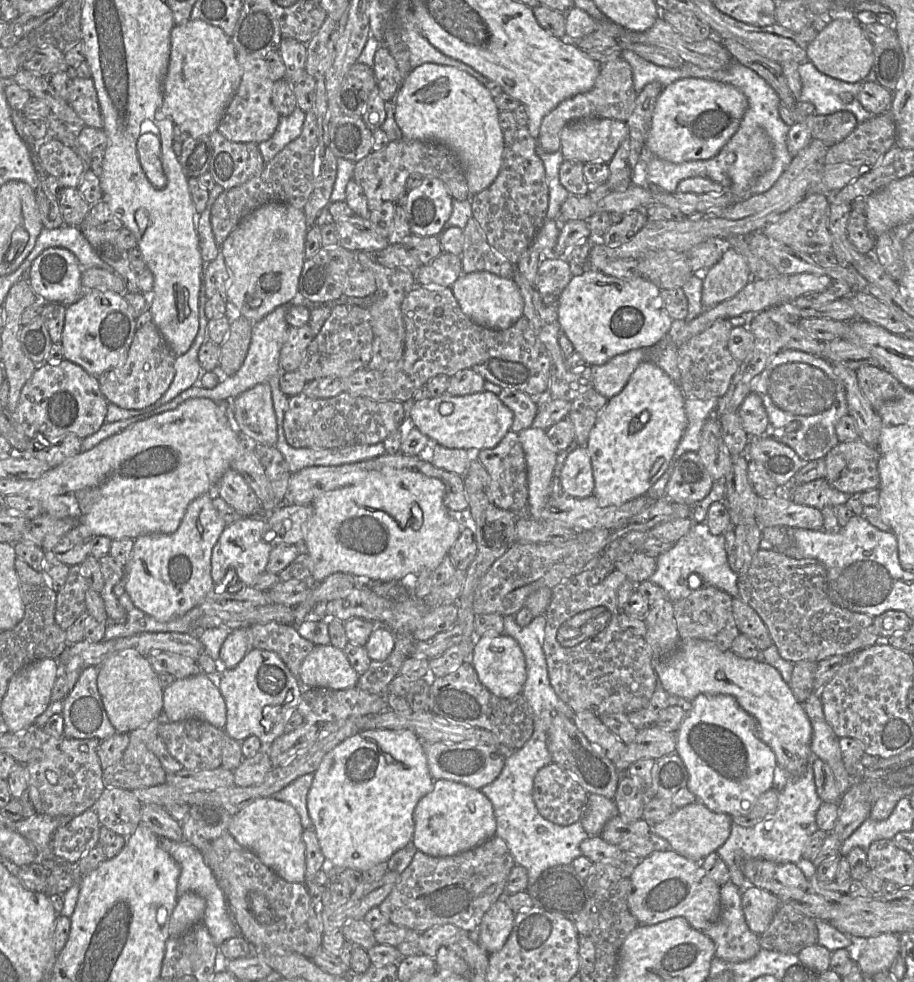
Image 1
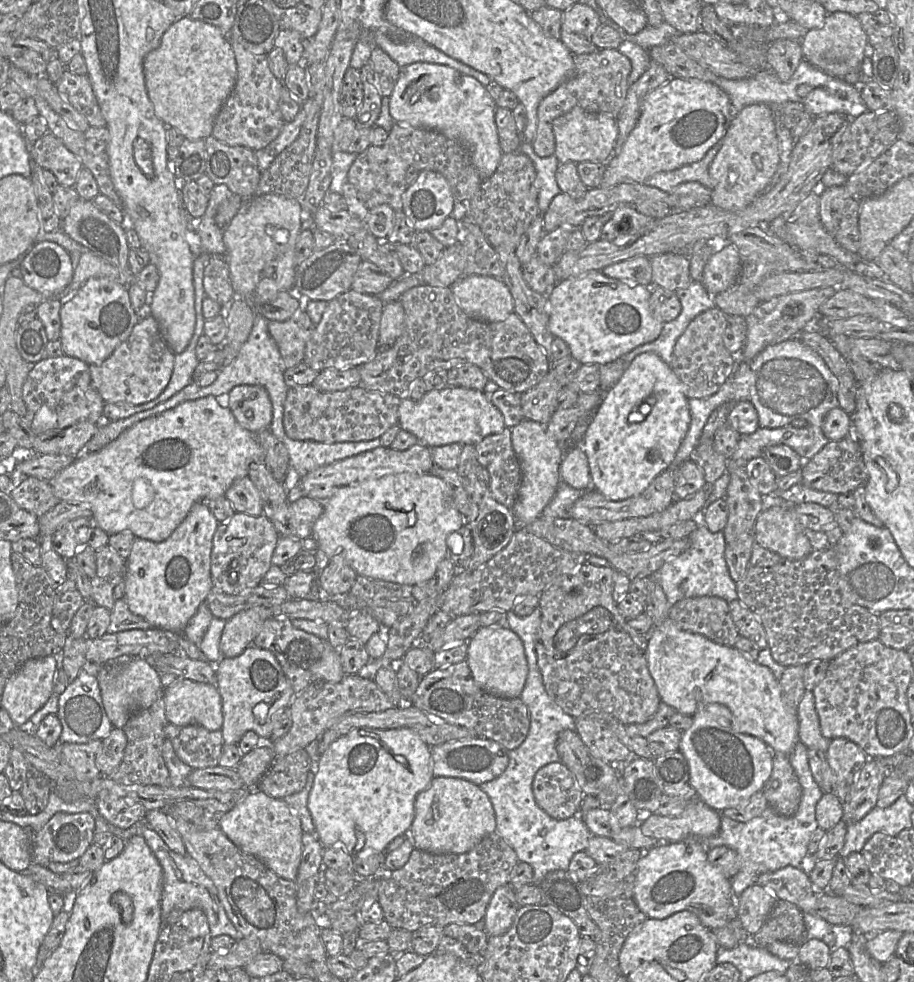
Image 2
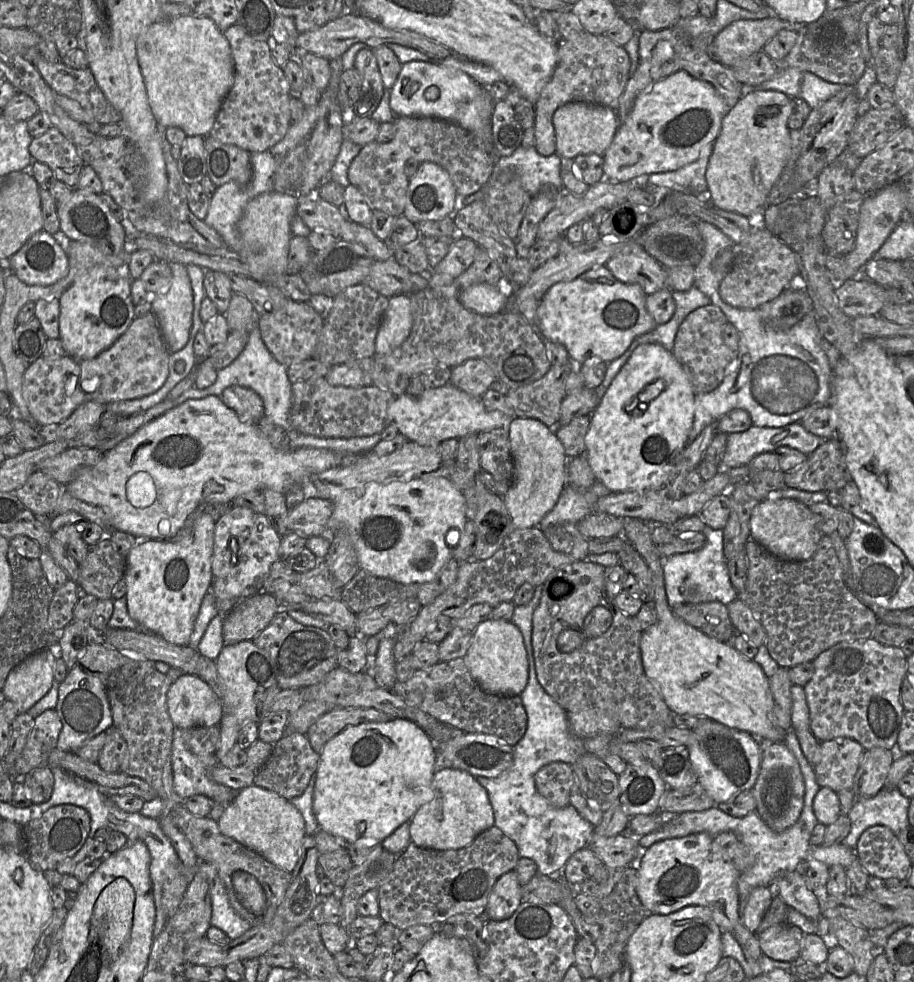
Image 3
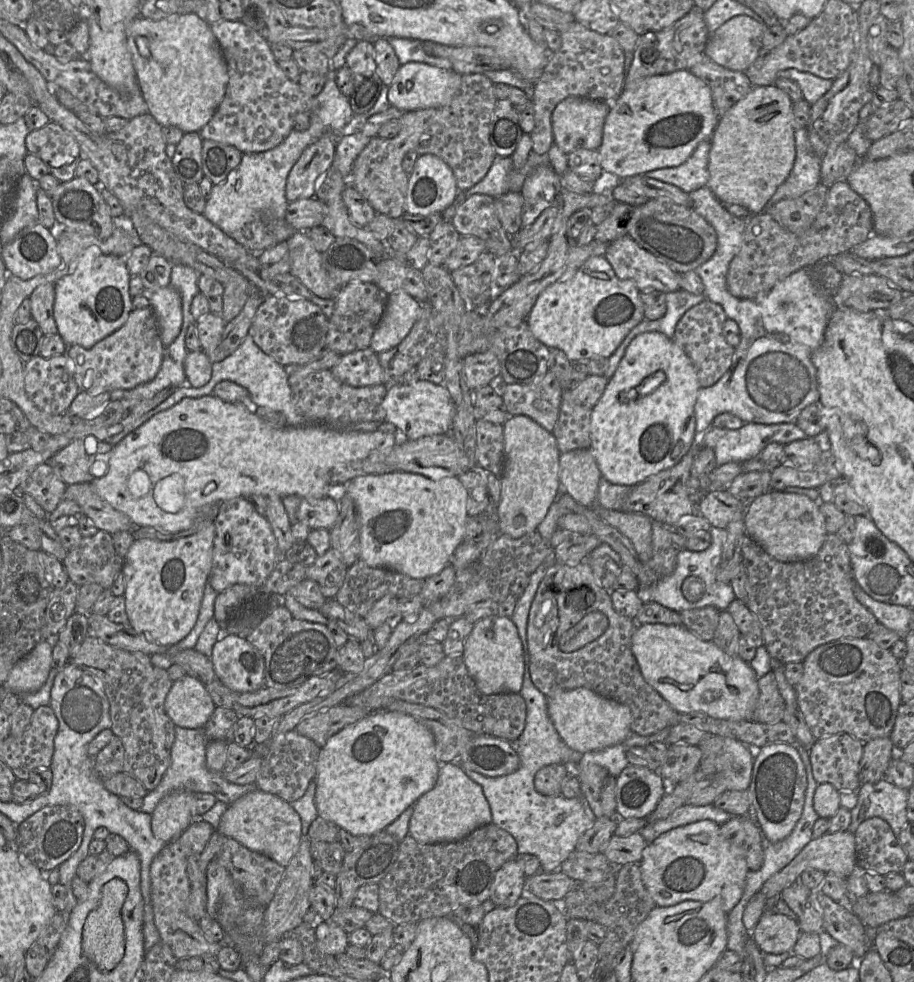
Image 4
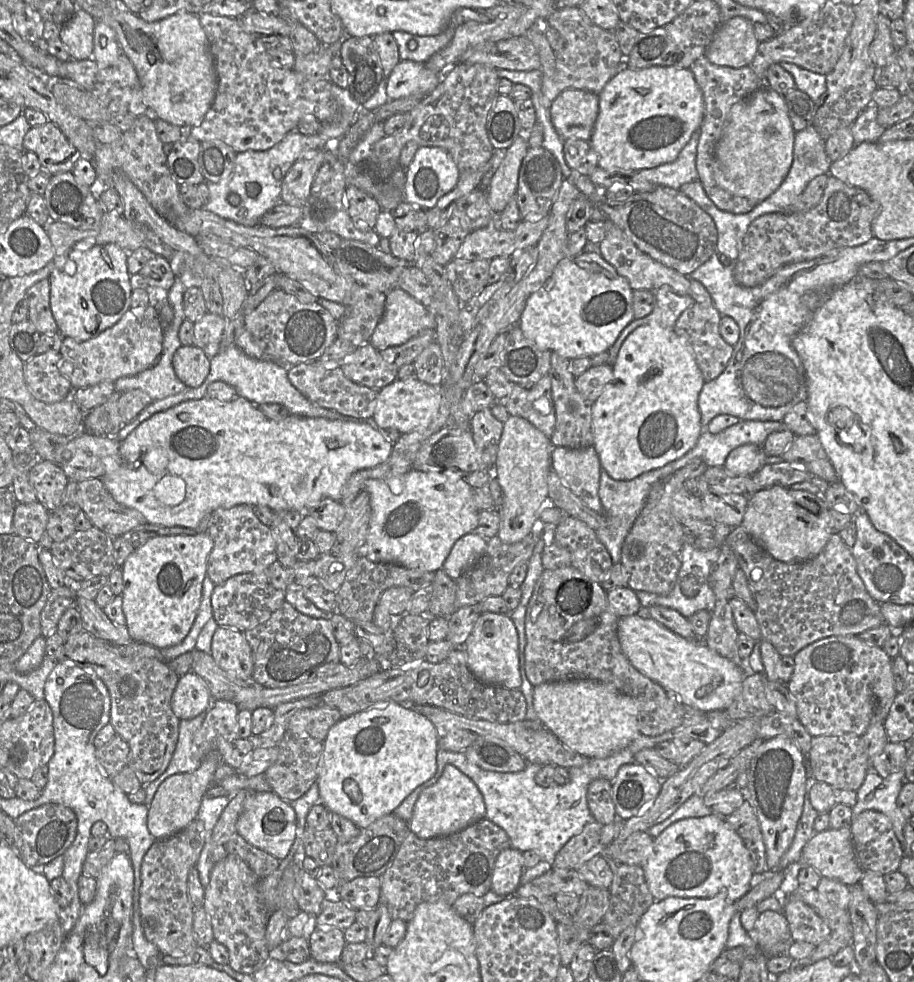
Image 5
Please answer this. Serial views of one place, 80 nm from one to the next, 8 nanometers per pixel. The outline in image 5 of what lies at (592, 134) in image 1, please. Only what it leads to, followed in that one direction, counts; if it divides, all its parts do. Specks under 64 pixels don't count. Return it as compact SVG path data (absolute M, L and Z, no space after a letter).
M577 89L561 92L550 107L552 124L563 141L579 139L589 142L598 113L598 95Z

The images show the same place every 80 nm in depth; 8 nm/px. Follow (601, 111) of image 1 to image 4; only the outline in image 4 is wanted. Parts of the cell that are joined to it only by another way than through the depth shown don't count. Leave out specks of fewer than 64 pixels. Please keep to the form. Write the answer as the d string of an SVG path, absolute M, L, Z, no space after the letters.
M578 21L564 31L560 32L562 45L559 50L550 53L549 62L542 75L534 84L533 107L534 128L530 132L532 139L532 151L539 155L546 155L554 144L551 123L552 112L559 102L568 97L579 97L595 101L603 101L608 105L614 102L624 90L626 79L624 73L625 54L618 42L609 34L600 34L588 29Z

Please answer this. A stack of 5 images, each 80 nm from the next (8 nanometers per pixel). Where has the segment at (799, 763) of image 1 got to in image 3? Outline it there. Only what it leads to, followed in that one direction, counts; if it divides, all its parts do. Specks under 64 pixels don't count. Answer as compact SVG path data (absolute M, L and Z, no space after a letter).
M624 518L622 537L646 563L654 584L653 603L657 622L642 632L640 651L647 678L661 694L673 714L708 718L730 728L746 731L766 742L781 742L786 731L770 719L774 706L769 678L753 659L740 654L731 643L722 643L677 618L668 605L662 563L651 539L652 525Z

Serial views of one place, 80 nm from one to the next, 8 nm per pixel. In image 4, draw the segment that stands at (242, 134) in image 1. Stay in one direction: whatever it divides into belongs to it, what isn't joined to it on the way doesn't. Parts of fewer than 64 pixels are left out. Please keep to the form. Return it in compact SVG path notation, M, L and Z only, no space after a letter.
M219 20L210 28L216 37L225 59L228 84L223 100L210 121L198 132L203 140L212 140L232 145L244 153L265 152L278 146L294 127L294 117L300 112L311 112L318 106L317 97L304 93L298 82L290 80L278 66L271 44L259 32L246 26L242 21Z

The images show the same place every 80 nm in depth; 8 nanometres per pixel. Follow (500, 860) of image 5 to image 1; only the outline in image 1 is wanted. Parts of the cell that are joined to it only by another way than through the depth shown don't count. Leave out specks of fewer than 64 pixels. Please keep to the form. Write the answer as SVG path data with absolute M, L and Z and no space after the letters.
M507 893L487 910L480 923L479 944L490 954L506 943L514 925L515 912L506 902Z

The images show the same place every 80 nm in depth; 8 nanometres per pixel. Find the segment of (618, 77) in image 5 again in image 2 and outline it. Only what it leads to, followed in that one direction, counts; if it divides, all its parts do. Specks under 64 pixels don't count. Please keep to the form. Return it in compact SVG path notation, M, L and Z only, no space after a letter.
M670 78L645 98L636 126L621 150L606 162L599 187L642 183L656 173L698 162L723 138L731 118L729 96L716 84L694 78Z

